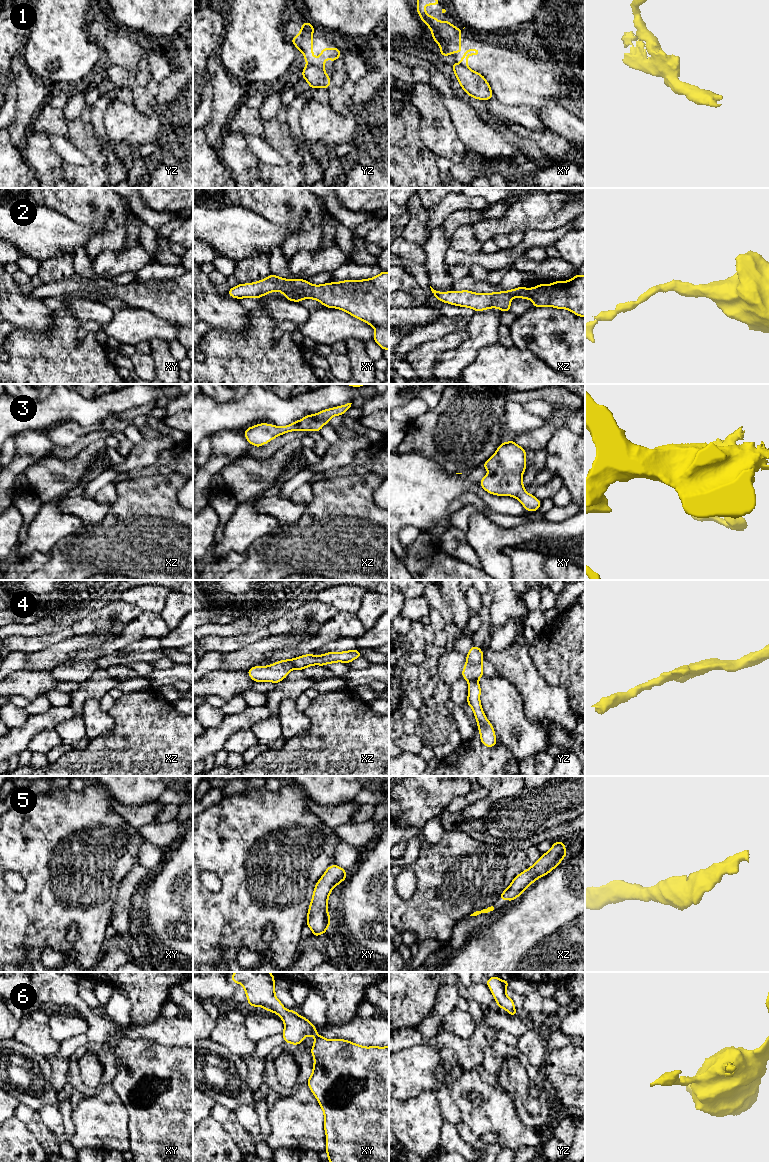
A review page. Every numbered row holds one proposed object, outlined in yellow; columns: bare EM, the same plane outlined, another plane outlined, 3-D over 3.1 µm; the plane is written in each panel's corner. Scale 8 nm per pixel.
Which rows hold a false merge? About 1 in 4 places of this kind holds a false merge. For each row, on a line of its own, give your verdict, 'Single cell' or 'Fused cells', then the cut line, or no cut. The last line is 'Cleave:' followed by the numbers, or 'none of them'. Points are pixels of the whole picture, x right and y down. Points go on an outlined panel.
1: Fused cells. Split along yz (307, 64), (319, 66), (323, 69)
2: Single cell. No split
3: Single cell. No split
4: Fused cells. Split along xz (292, 659), (292, 666), (294, 668)
5: Single cell. No split
6: Single cell. No split
Cleave: 1, 4

